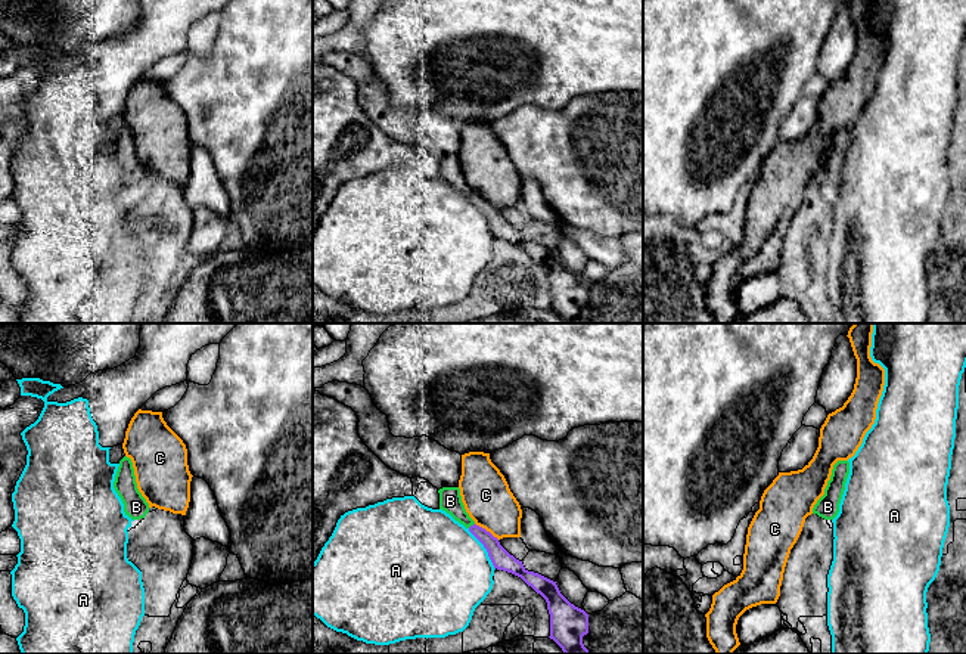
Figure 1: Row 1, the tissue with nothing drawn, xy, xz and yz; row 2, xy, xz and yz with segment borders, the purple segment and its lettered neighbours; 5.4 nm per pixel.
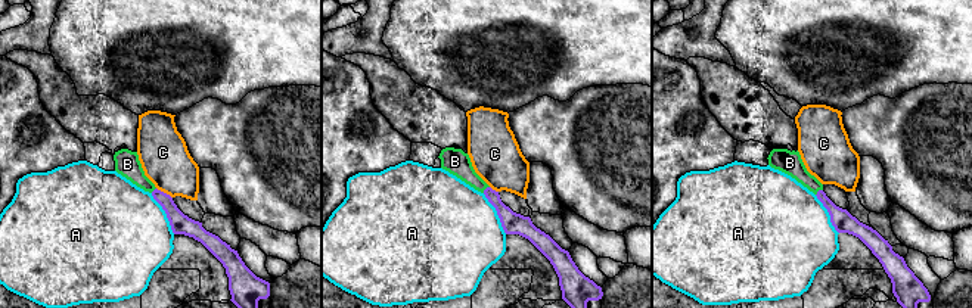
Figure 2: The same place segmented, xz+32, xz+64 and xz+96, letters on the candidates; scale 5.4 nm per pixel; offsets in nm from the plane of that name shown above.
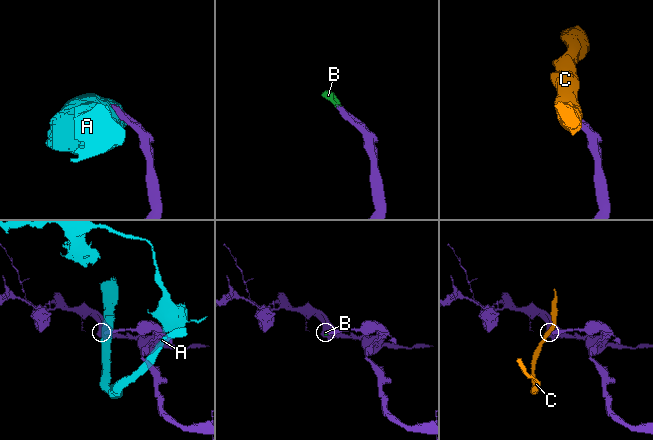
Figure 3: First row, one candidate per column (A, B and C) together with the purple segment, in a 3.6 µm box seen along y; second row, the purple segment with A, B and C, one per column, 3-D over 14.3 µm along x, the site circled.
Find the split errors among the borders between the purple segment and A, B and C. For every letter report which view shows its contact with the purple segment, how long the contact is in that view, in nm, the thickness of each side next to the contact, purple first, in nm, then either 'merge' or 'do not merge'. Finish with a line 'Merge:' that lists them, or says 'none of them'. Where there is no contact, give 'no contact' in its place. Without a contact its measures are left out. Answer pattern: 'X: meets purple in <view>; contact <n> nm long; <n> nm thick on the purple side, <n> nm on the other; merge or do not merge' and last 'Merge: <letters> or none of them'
A: meets purple in xz; contact 260 nm long; 110 nm thick on the purple side, 480 nm on the other; do not merge
B: meets purple in xz; contact 50 nm long; 110 nm thick on the purple side, 130 nm on the other; merge
C: meets purple in xz; contact 160 nm long; 110 nm thick on the purple side, 260 nm on the other; do not merge
Merge: B

